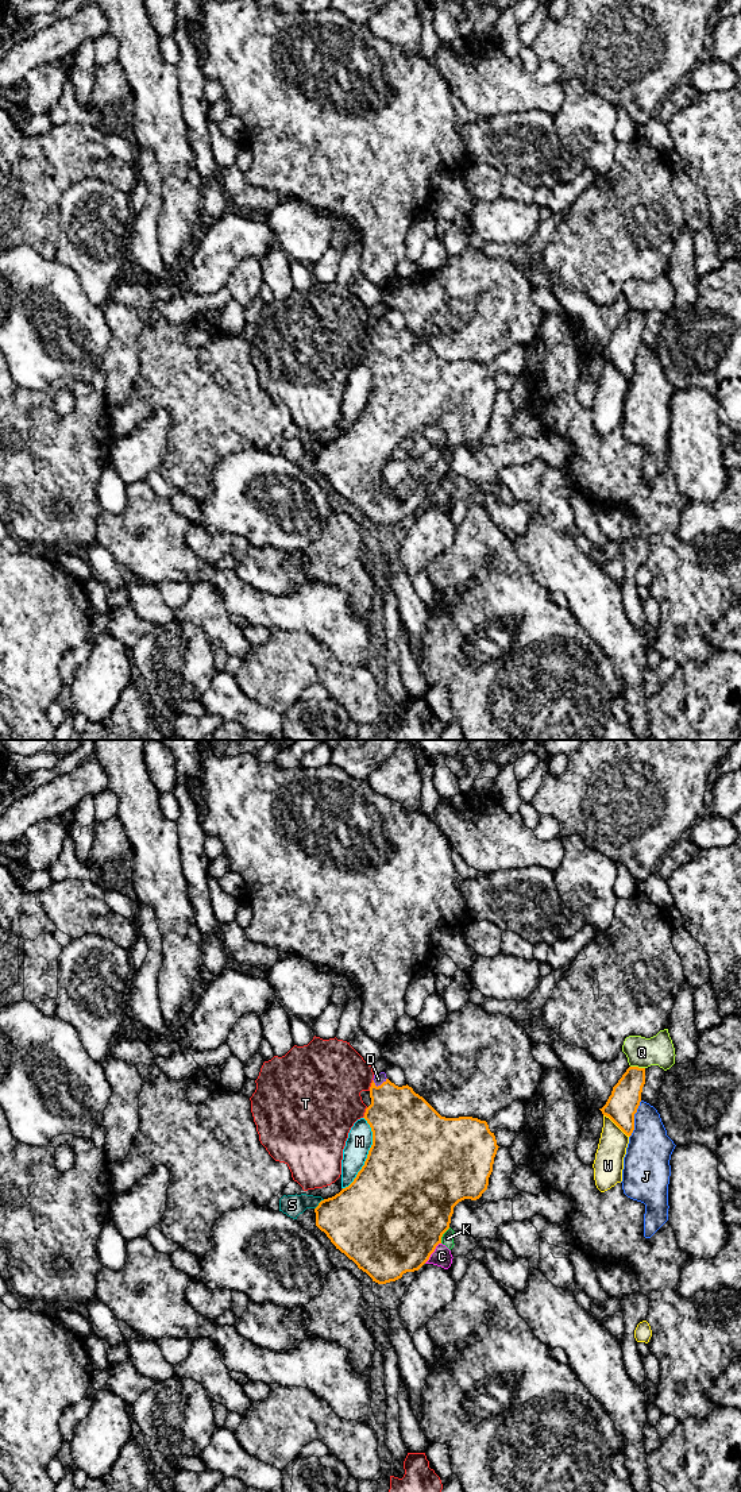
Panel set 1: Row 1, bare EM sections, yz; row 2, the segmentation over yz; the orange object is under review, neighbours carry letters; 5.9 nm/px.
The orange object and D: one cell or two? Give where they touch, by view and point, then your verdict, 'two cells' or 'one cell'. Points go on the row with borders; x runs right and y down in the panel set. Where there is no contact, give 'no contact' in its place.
meets orange in yz at (381, 1084); one cell

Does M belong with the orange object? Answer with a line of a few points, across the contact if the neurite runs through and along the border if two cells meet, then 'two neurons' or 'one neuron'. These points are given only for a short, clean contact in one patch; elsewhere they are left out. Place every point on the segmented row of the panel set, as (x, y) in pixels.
two neurons

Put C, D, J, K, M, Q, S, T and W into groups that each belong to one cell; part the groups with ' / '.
C K / D / J / M S / Q / T / W

